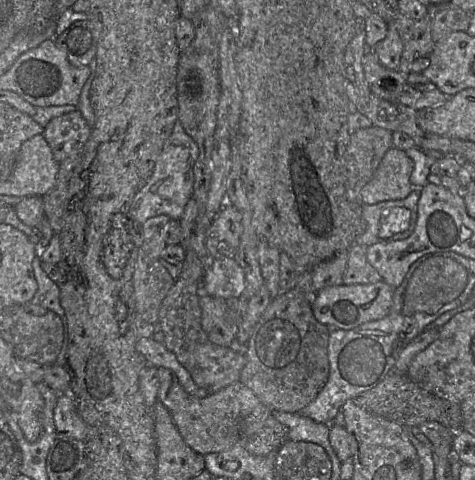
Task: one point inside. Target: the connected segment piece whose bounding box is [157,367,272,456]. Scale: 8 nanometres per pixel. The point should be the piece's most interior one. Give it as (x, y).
(211, 424)

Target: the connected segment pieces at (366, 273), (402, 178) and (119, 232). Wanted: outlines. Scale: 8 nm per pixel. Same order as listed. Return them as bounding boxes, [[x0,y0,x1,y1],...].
[[343,244,382,285],[361,148,413,205],[101,221,133,278]]

